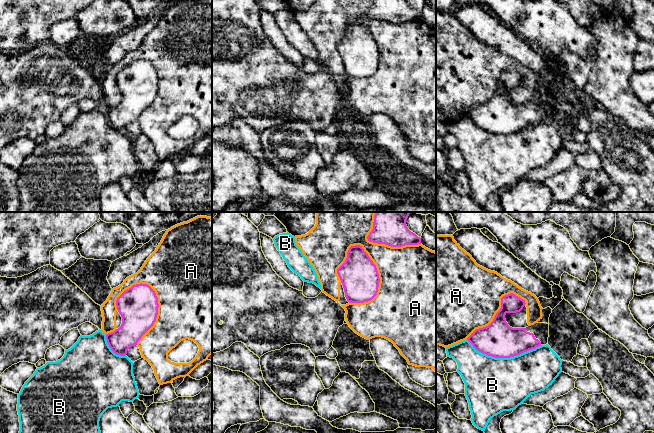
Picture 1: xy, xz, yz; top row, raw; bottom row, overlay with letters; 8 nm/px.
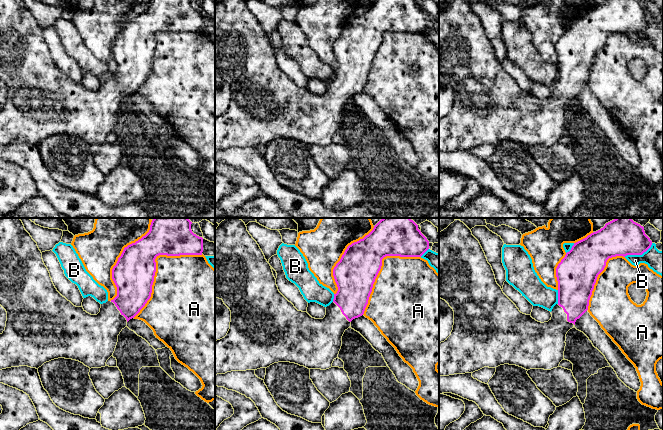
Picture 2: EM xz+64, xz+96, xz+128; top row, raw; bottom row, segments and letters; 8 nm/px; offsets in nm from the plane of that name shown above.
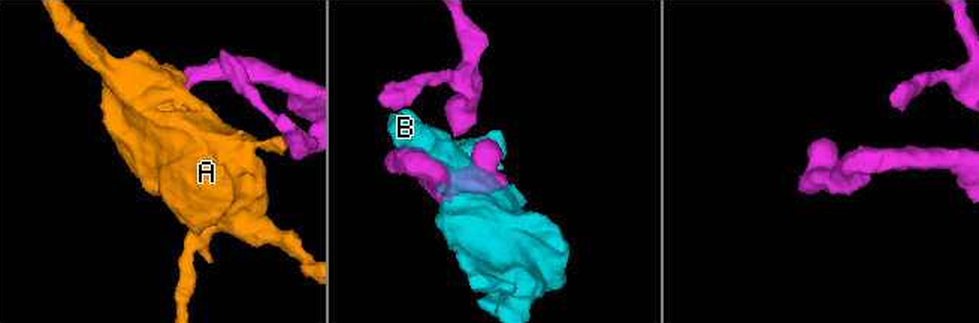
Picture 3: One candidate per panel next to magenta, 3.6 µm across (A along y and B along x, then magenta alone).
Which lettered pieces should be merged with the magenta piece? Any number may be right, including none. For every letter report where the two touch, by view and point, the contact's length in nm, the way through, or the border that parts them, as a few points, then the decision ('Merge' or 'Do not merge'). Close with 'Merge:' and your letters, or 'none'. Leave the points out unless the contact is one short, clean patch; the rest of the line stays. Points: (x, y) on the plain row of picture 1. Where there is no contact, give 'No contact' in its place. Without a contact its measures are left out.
A: Touches magenta at xz (379, 57). Shared border 480 nm. Do not merge
B: Touches magenta at yz (504, 133). Shared border 600 nm. Do not merge
Merge: none

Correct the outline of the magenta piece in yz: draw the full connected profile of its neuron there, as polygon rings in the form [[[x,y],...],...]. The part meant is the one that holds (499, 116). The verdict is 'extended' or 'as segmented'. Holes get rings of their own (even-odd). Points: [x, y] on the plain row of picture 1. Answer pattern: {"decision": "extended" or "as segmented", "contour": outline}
{"decision": "extended", "contour": [[[513,69],[501,74],[501,84],[486,103],[476,105],[467,116],[488,132],[510,134],[541,121],[548,120],[549,100],[535,99],[526,104],[512,104],[505,95],[507,89],[520,88],[525,76]]]}

